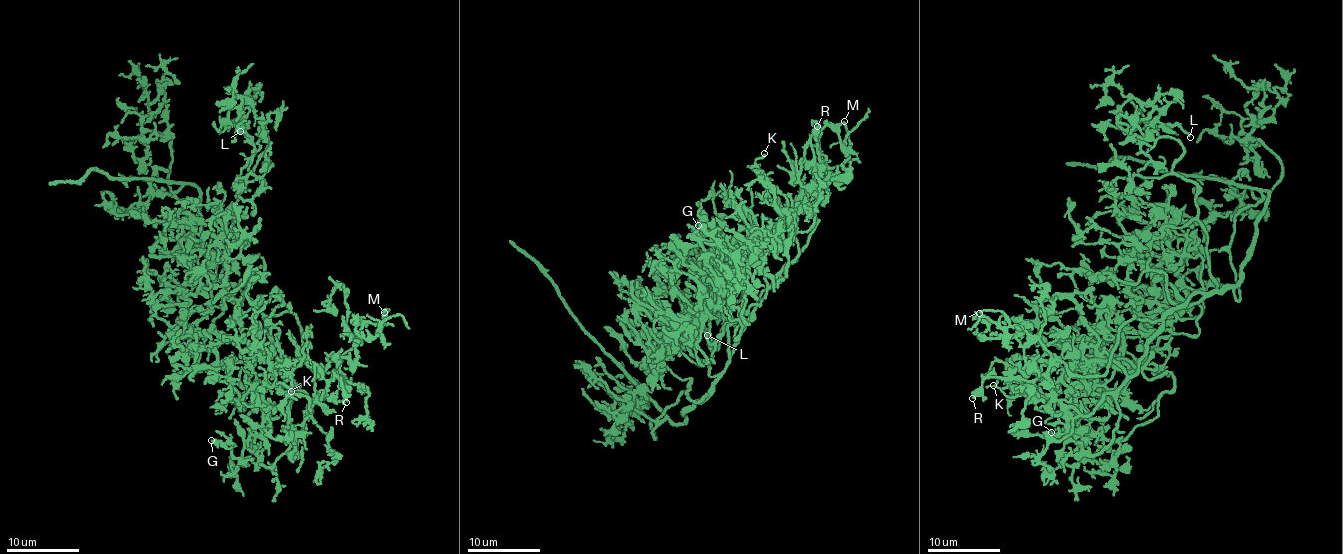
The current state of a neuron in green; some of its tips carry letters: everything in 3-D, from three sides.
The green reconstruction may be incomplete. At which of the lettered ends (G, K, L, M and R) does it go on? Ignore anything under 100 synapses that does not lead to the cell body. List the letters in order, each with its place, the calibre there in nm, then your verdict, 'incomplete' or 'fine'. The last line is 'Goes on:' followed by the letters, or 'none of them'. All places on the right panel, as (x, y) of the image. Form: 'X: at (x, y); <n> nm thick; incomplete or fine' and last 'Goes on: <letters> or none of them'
G: at (1051, 432); 280 nm thick; fine
K: at (993, 385); 140 nm thick; fine
L: at (1190, 137); 190 nm thick; fine
M: at (979, 313); 140 nm thick; fine
R: at (972, 398); 200 nm thick; fine
Goes on: none of them

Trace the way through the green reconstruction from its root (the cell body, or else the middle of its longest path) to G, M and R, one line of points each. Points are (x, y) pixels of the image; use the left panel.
G: (227, 283), (247, 288), (269, 346), (253, 359), (252, 375), (240, 371), (253, 407), (242, 455), (211, 440)
M: (227, 283), (245, 286), (268, 317), (295, 315), (315, 372), (338, 367), (362, 325), (379, 324), (384, 312)
R: (227, 283), (245, 286), (268, 317), (295, 315), (304, 362), (330, 373), (336, 358), (341, 363), (346, 402)

